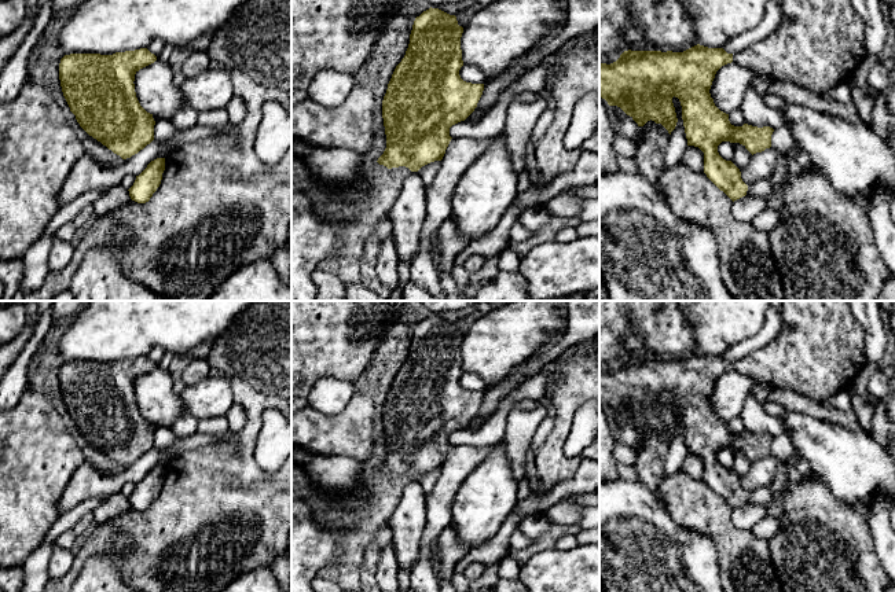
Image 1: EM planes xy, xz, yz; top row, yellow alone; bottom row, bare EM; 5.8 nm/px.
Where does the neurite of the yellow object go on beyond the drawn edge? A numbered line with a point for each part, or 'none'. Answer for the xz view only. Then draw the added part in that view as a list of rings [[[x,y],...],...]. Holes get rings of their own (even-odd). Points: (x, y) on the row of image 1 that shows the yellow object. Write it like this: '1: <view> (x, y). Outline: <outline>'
none

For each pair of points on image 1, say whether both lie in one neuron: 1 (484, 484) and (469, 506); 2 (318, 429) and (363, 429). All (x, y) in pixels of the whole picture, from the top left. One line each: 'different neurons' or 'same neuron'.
1: same neuron
2: same neuron

